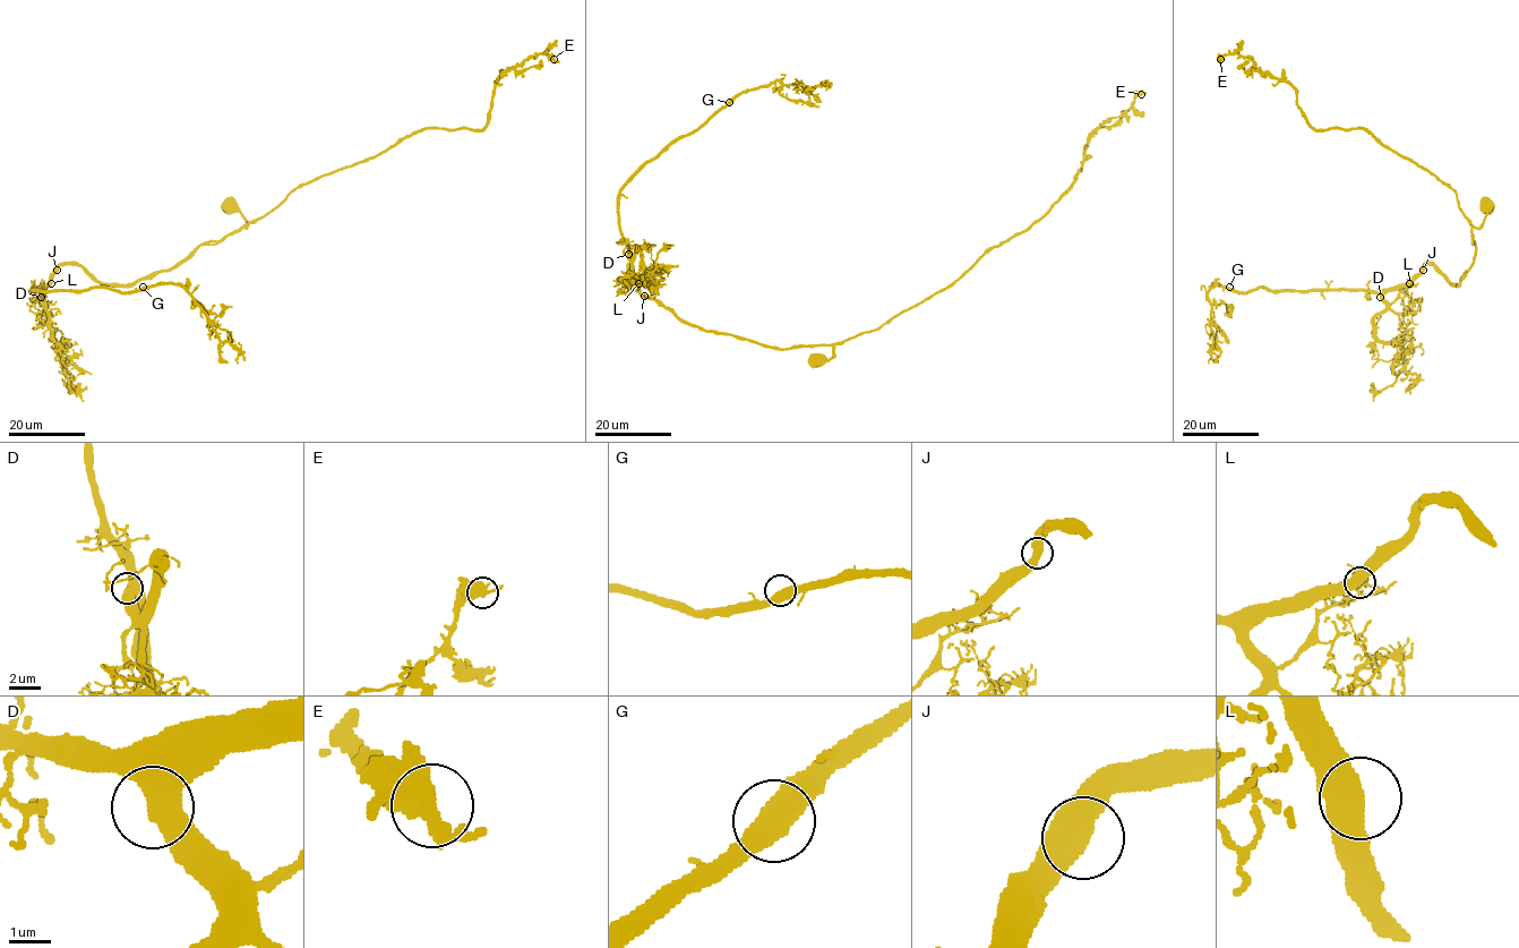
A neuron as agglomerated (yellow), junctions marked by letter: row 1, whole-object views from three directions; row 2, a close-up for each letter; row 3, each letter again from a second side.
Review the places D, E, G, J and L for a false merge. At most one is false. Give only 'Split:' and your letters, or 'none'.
Split: none

